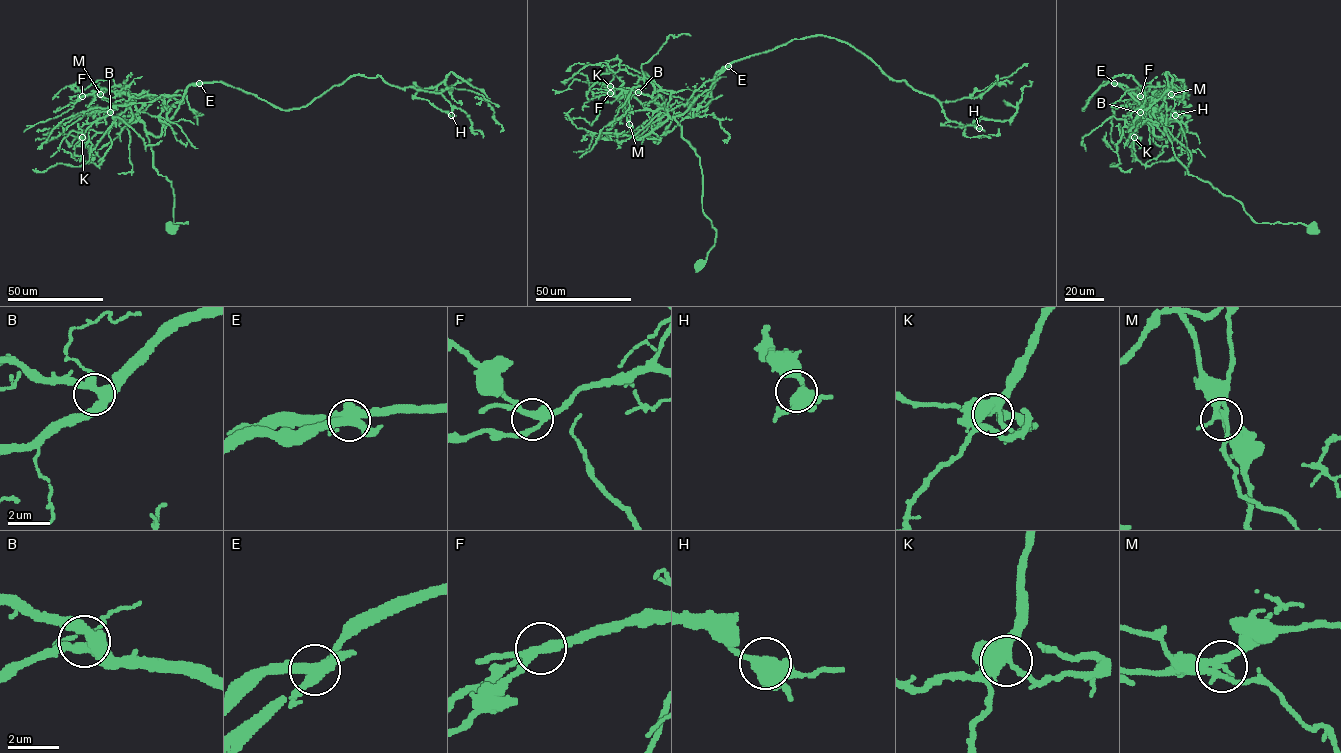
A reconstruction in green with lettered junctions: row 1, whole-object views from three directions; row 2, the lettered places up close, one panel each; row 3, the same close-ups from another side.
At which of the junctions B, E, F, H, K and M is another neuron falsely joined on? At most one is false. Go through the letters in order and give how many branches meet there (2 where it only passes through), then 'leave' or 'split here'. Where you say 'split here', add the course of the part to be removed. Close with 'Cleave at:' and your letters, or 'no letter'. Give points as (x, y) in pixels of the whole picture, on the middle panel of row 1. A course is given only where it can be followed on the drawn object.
B: 4 branches meet; leave
E: 4 branches meet; split here; foreign part runs (728, 66), (719, 71), (697, 107), (688, 106), (694, 116), (719, 120), (729, 136), (722, 140)
F: 4 branches meet; leave
H: 4 branches meet; leave
K: 3 branches meet; leave
M: 4 branches meet; leave
Cleave at: E

